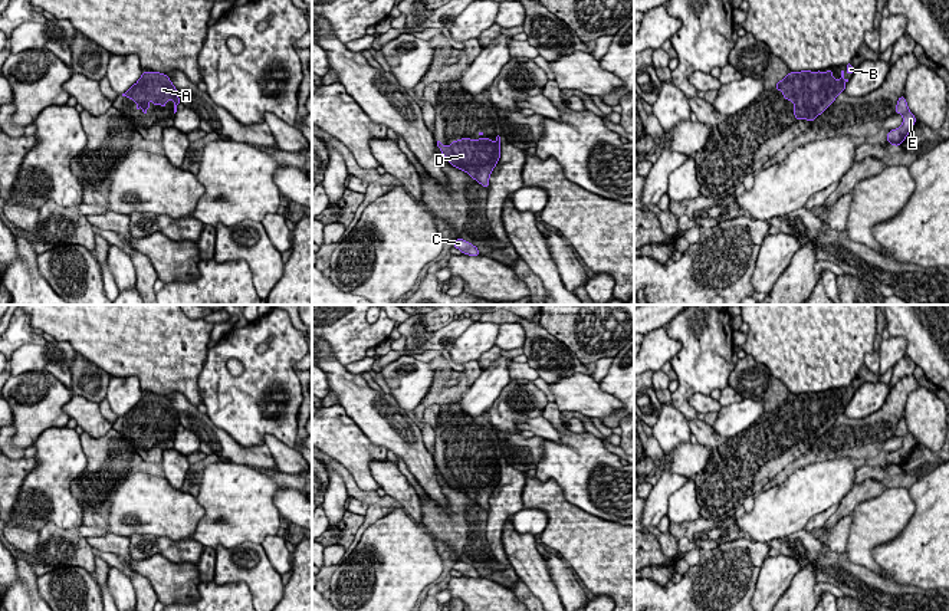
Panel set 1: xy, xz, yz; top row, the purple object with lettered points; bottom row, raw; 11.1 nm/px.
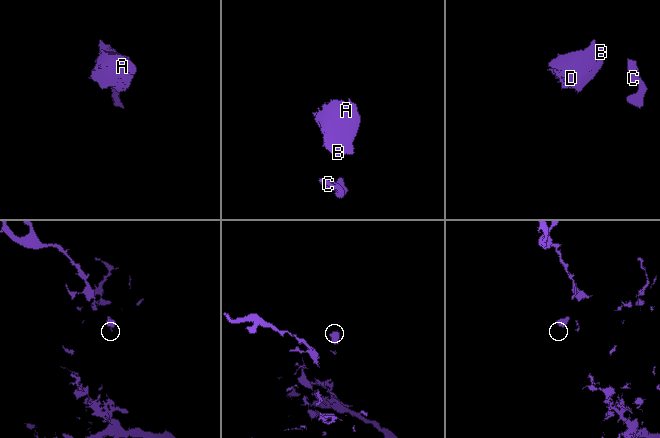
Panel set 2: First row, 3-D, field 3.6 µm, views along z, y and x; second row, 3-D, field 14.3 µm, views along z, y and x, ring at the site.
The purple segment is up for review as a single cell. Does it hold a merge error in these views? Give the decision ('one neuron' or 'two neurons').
one neuron

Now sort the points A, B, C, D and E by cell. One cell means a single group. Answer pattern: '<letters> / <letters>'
A B C D E

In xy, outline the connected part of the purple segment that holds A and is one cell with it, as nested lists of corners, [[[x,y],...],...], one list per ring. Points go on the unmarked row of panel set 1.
[[[142,394],[142,398],[135,407],[132,407],[122,418],[128,418],[137,424],[137,431],[142,431],[147,436],[147,430],[151,431],[148,423],[154,424],[154,428],[160,427],[167,430],[168,421],[174,423],[174,436],[180,426],[178,414],[171,405],[170,398],[158,394]]]

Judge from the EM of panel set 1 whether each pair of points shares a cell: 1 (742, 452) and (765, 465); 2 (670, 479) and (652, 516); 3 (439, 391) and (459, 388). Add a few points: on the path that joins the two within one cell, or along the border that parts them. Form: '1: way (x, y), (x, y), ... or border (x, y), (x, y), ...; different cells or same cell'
1: way (748, 457), (759, 459); same cell
2: way (663, 488), (654, 508); same cell
3: way (443, 391), (455, 391); same cell

